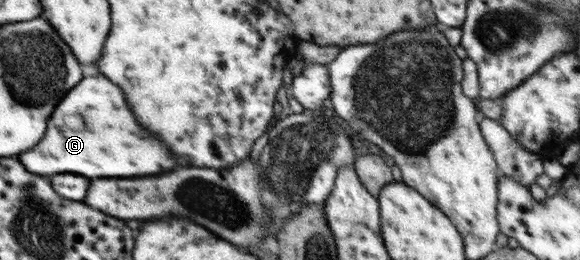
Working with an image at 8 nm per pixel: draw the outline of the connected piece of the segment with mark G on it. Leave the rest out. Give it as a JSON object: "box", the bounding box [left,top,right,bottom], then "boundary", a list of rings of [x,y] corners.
{"box":[18,74,175,179],"boundary":[[[86,74],[77,86],[71,88],[55,107],[45,137],[37,147],[18,158],[23,167],[35,175],[71,171],[89,179],[143,177],[175,169],[175,159],[169,155],[169,149],[135,121],[121,89],[103,75],[87,77]]]}

